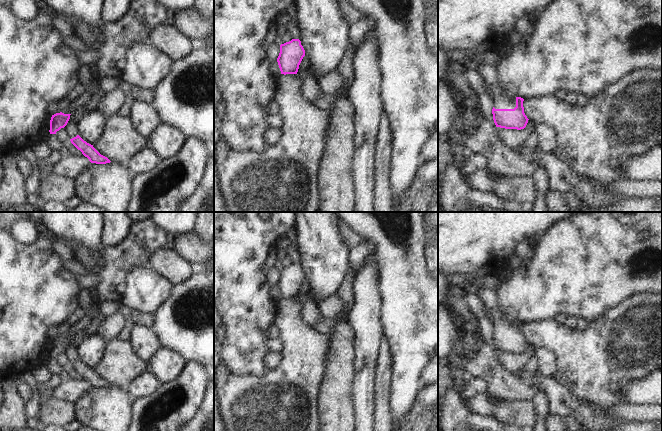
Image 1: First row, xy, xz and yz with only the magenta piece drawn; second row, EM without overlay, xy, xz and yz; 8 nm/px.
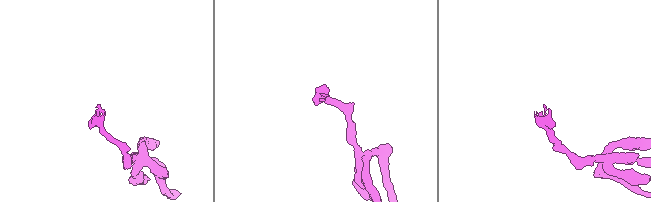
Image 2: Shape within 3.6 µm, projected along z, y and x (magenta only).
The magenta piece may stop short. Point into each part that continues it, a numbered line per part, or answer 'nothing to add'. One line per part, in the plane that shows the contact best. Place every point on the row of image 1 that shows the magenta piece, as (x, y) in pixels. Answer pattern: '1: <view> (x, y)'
nothing to add

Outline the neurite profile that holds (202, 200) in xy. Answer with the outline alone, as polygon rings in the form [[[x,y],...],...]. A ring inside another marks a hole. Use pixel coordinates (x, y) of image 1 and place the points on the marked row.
[[[214,157],[208,158],[197,189],[181,203],[178,212],[214,212]]]

